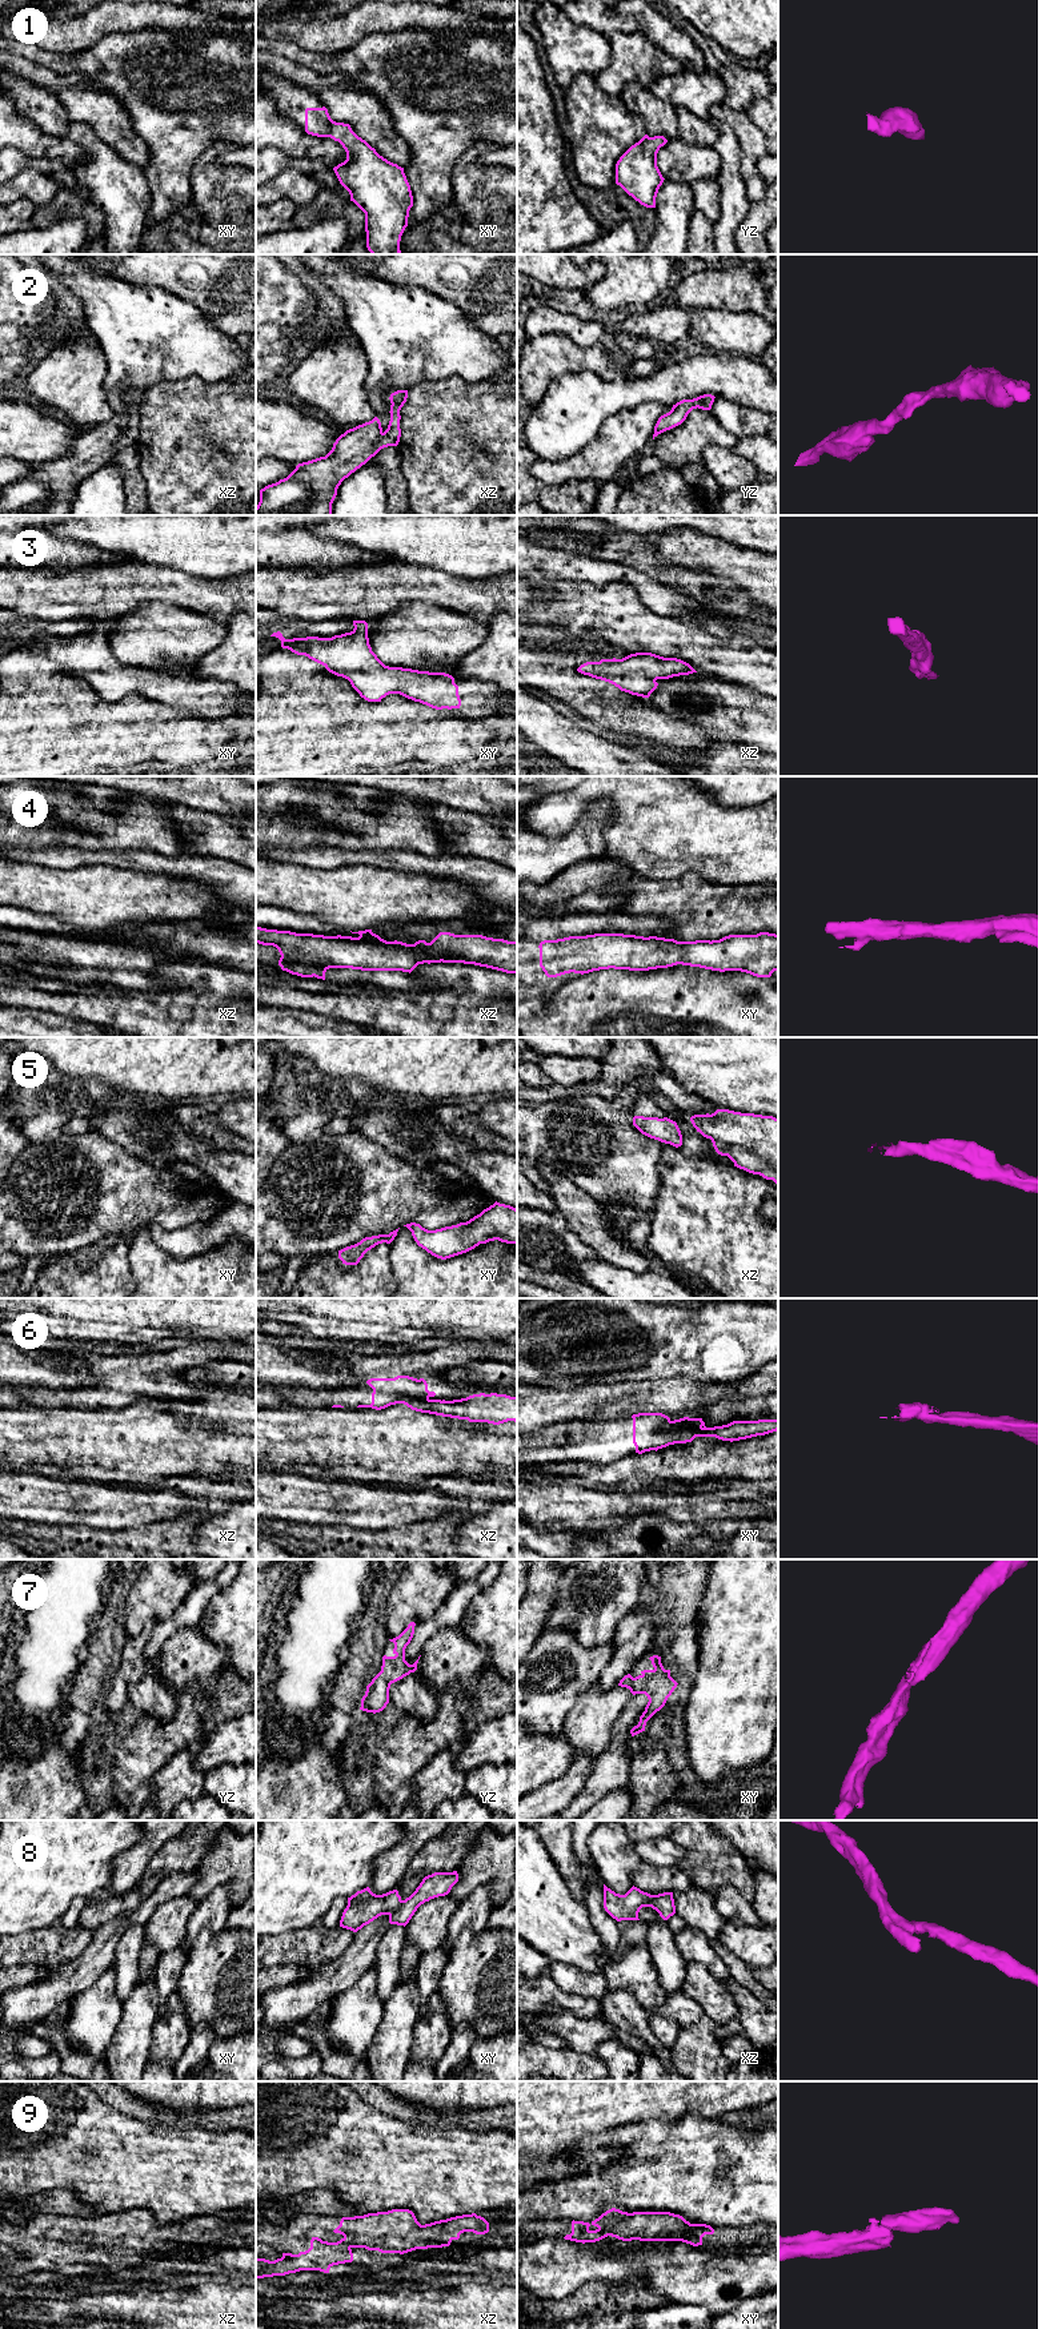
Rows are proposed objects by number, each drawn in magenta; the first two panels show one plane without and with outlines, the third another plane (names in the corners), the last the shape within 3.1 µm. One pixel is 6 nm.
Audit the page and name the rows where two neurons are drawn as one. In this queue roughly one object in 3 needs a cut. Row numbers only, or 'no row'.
6, 8

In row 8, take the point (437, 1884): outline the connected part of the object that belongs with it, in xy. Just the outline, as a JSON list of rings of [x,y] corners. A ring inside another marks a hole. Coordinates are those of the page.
[[[457,1871],[434,1872],[425,1876],[416,1891],[402,1900],[398,1908],[389,1914],[389,1923],[405,1927],[421,1904],[430,1899],[448,1895],[457,1882]]]

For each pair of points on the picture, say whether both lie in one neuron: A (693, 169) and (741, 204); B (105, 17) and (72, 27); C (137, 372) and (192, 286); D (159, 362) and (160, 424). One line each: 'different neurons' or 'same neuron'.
A: different neurons
B: same neuron
C: different neurons
D: different neurons

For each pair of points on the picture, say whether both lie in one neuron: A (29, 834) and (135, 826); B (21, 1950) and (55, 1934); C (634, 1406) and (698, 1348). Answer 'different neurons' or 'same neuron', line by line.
A: same neuron
B: same neuron
C: different neurons

